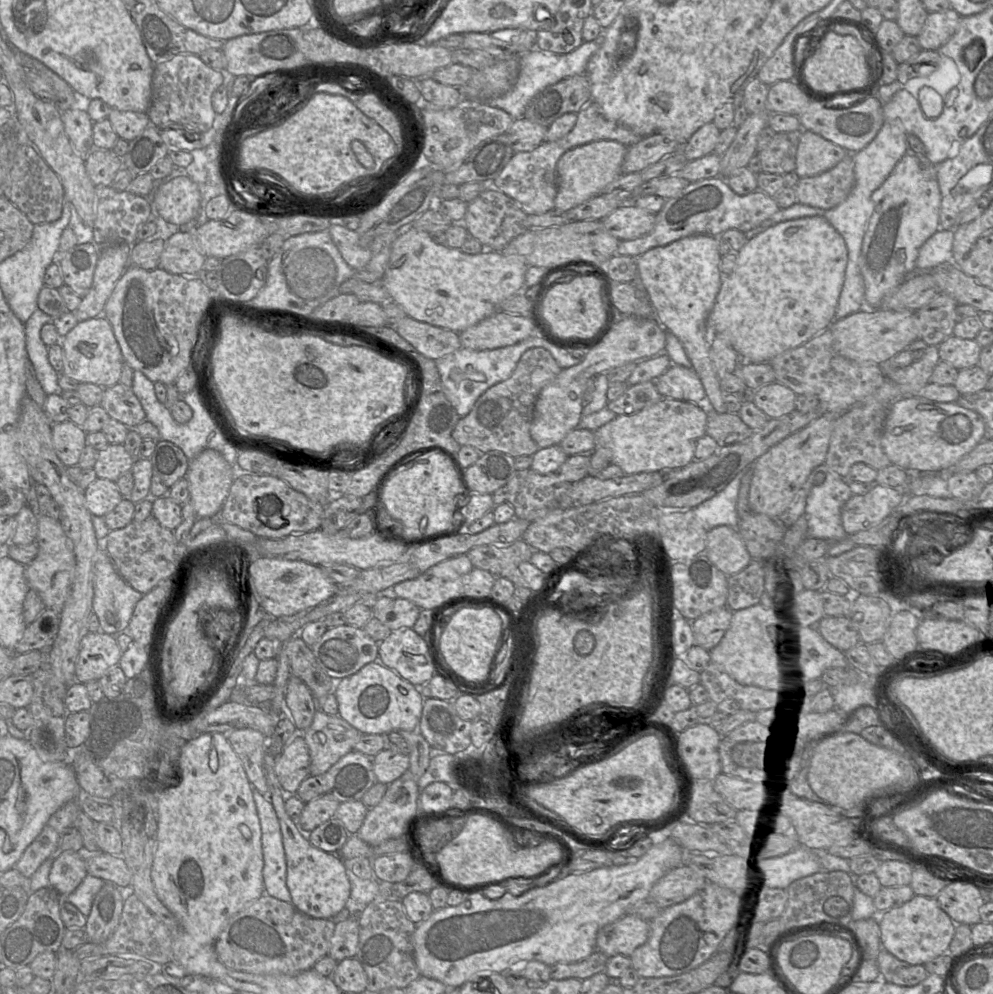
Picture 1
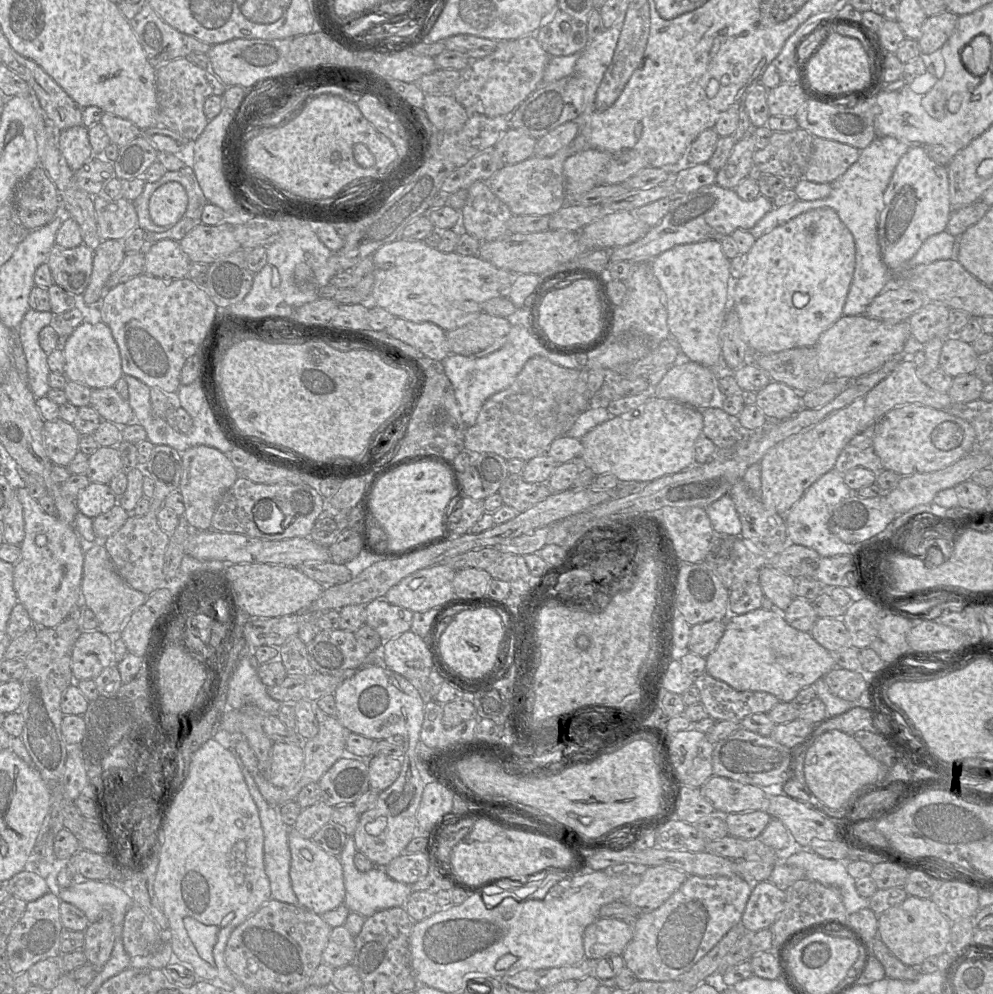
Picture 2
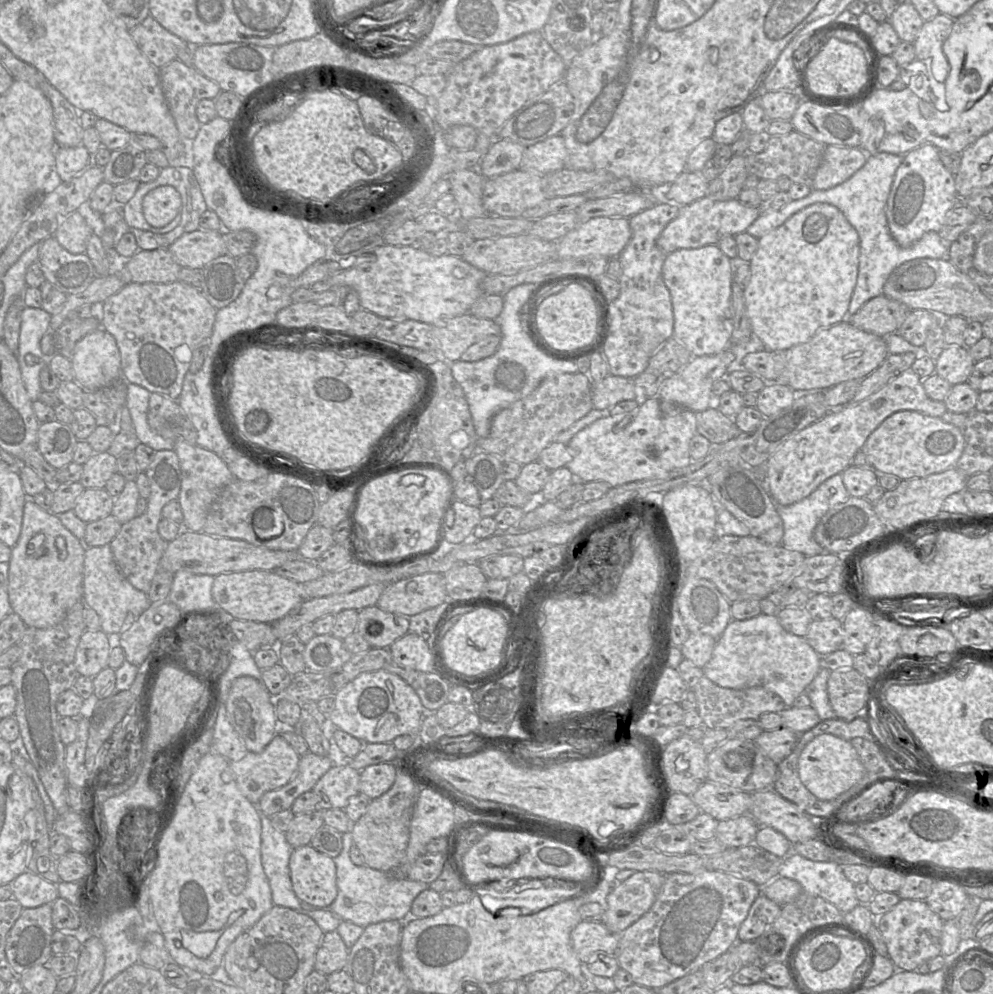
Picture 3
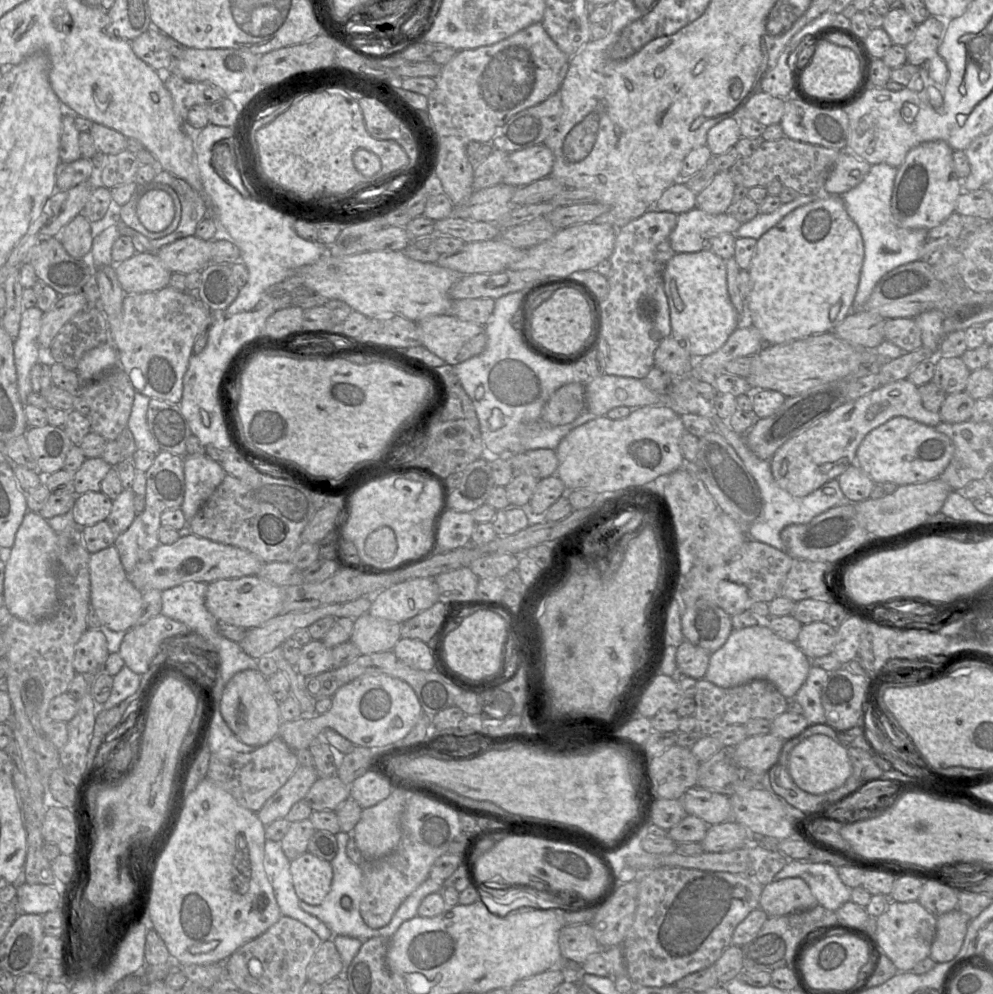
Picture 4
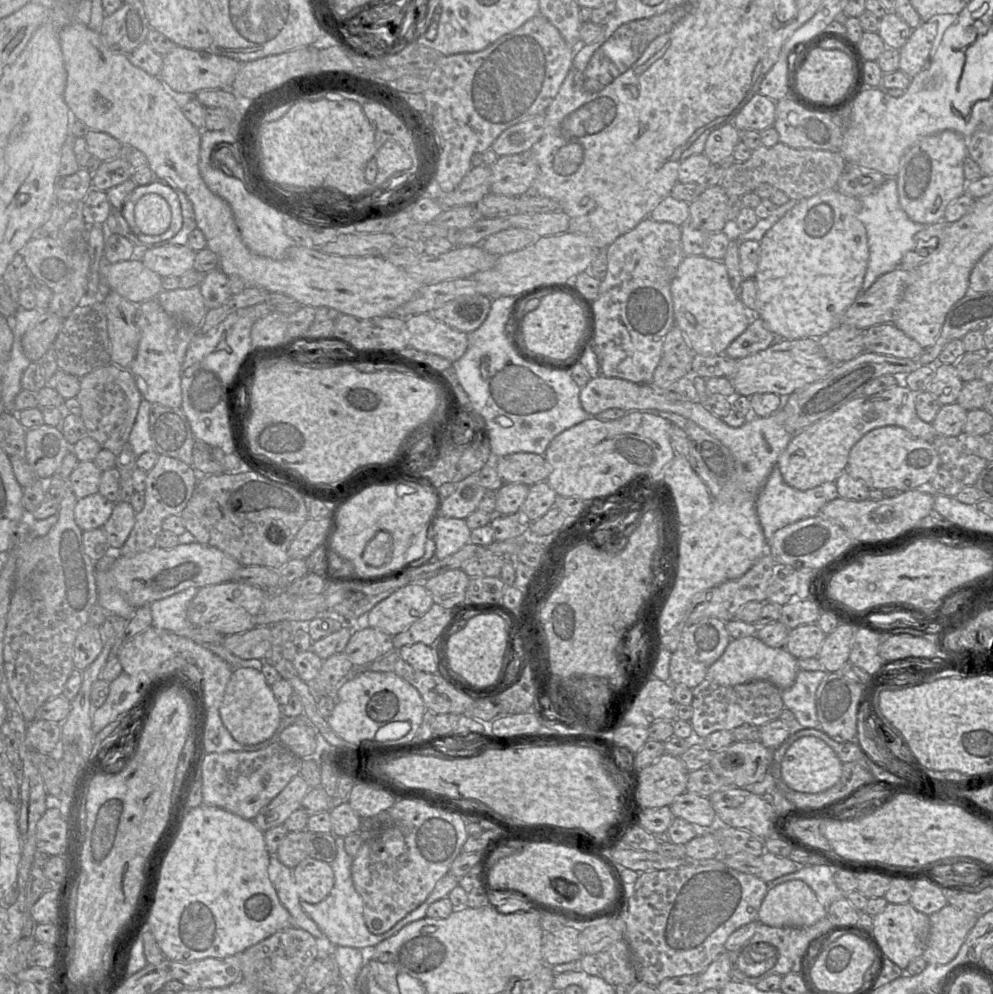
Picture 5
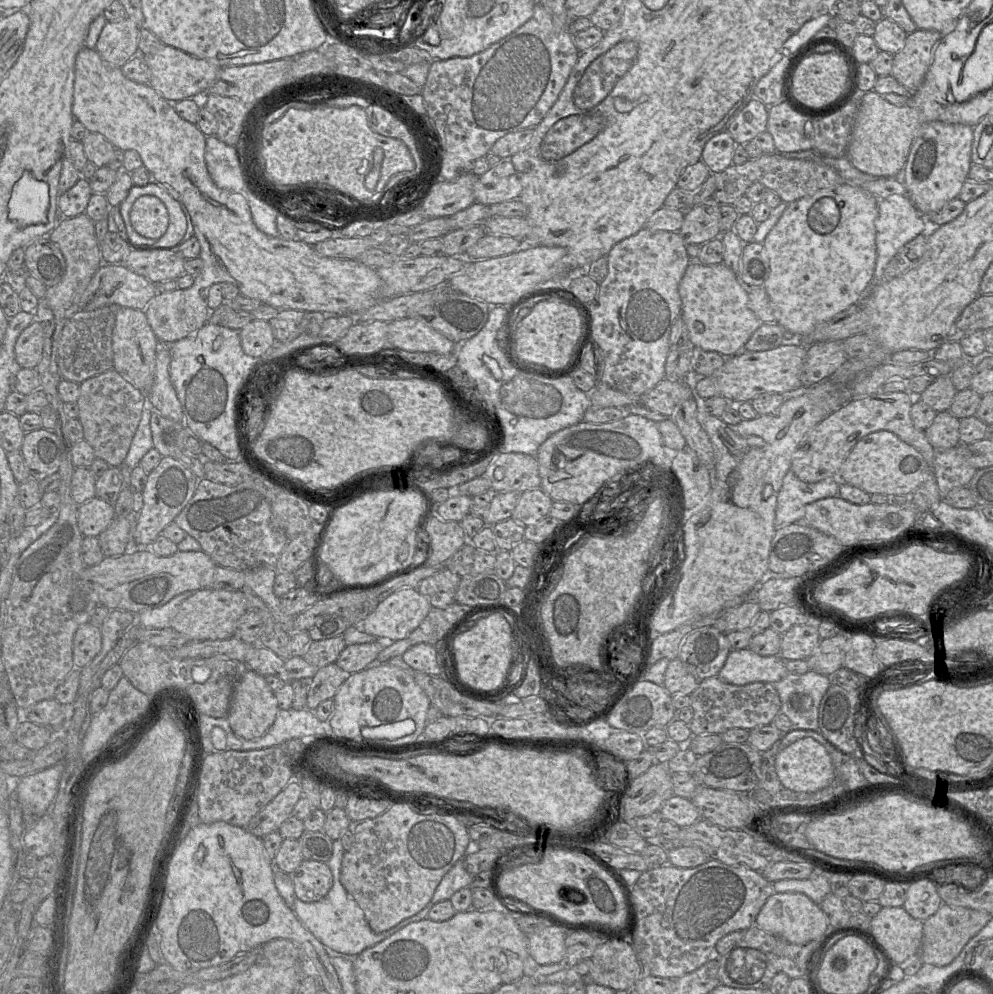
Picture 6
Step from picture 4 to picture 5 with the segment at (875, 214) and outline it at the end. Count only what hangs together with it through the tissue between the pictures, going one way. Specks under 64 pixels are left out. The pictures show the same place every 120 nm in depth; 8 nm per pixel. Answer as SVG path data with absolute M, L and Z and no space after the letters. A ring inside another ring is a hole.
M887 177L876 191L859 198L859 200L858 219L865 226L869 248L867 270L859 291L859 295L862 295L878 277L899 268L905 253L913 247L914 236L924 230L926 225L913 222L902 209L895 177Z

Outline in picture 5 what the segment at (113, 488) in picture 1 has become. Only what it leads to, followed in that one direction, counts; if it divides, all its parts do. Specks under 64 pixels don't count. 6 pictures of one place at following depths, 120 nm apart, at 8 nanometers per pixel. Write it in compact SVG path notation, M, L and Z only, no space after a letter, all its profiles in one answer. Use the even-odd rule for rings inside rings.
M99 492L78 499L74 508L75 522L83 531L102 528L110 518L114 505Z

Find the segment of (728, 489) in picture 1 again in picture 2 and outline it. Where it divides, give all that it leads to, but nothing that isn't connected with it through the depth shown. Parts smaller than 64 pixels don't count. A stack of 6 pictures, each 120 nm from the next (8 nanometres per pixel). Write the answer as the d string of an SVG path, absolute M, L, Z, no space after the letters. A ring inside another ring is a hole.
M728 493L711 503L705 510L716 535L740 536L741 522Z

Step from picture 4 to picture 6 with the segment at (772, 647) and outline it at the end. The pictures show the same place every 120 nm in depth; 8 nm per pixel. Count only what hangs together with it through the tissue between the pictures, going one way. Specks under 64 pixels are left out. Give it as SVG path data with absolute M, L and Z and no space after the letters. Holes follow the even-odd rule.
M748 647L731 650L717 677L734 685L776 683L788 674L785 661L780 655L761 656Z

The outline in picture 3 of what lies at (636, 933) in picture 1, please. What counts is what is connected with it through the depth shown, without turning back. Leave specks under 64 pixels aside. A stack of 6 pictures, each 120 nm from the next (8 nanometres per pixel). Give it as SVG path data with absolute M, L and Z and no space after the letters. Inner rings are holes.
M581 921L571 932L571 943L580 961L588 963L598 953L615 954L619 935L611 932L602 922Z

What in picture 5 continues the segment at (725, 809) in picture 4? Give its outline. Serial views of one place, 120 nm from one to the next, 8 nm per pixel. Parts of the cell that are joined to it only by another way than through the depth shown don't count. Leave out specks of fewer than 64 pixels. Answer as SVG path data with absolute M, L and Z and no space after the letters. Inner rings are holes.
M685 791L675 798L670 809L677 818L695 826L710 827L716 824L717 815L708 797Z

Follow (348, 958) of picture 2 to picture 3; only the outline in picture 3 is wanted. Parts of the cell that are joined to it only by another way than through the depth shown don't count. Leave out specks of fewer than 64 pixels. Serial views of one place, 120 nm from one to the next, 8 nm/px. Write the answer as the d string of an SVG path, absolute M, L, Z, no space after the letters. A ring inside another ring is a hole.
M336 930L325 933L316 953L314 970L326 976L343 970L349 950Z

